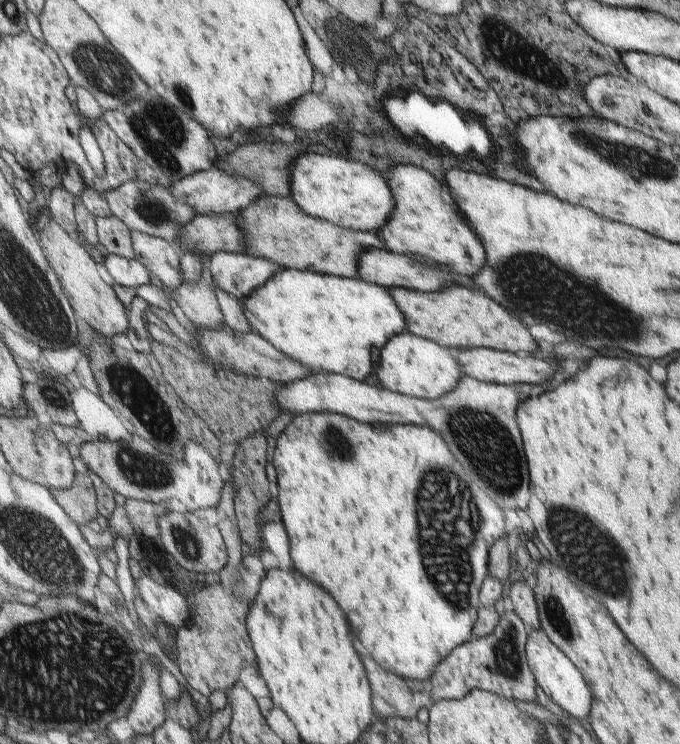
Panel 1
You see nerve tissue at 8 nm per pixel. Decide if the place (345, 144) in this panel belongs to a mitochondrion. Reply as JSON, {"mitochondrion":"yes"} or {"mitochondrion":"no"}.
{"mitochondrion":"no"}

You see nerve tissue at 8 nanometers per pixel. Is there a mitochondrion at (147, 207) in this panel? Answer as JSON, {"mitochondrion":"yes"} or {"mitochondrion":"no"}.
{"mitochondrion":"yes"}

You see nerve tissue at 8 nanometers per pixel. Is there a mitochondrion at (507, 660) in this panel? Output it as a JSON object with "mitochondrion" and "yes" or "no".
{"mitochondrion":"yes"}

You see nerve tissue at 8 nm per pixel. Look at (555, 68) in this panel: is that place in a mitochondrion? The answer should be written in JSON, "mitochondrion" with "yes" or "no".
{"mitochondrion":"yes"}

